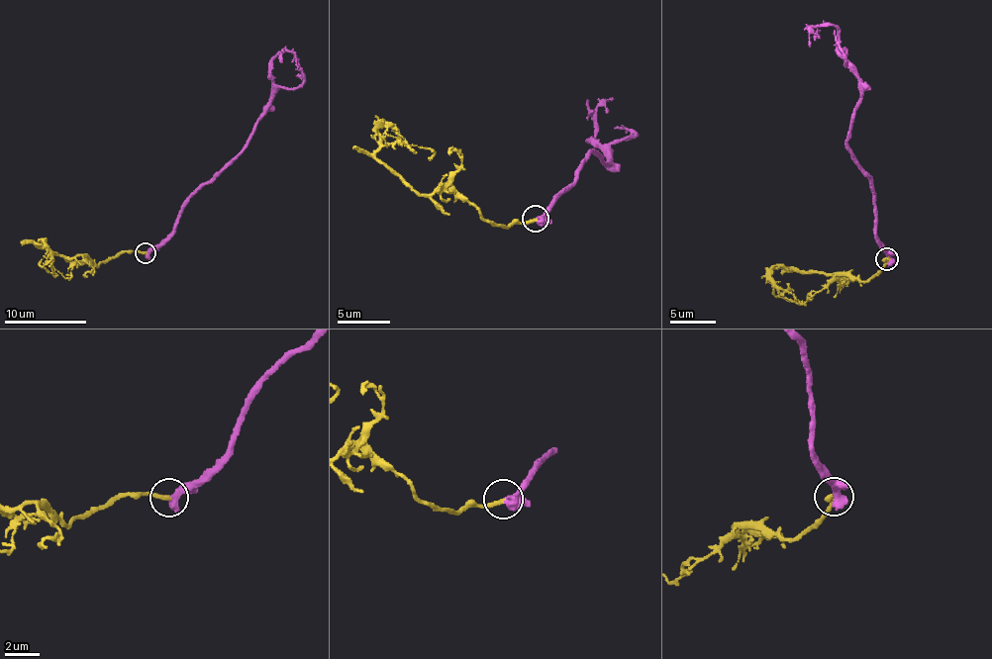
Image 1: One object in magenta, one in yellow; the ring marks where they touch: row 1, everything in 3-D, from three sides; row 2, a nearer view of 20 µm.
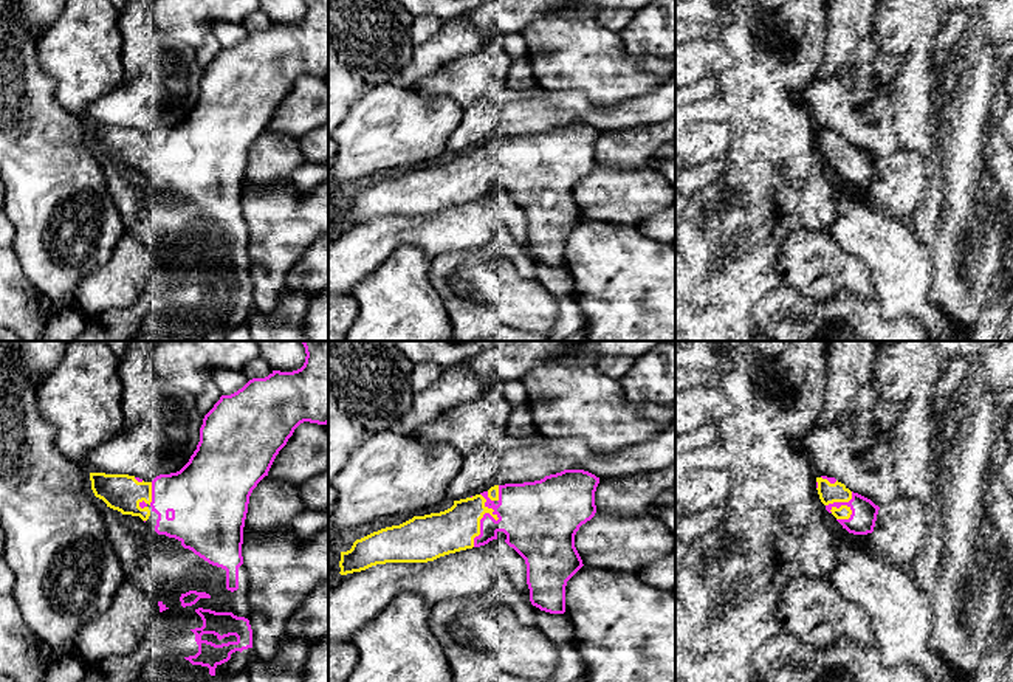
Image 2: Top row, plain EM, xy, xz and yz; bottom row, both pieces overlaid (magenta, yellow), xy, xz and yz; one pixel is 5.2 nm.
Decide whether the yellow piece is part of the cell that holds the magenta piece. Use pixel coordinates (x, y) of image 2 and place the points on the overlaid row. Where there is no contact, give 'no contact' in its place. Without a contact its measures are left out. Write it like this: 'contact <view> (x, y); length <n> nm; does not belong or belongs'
contact xz (484, 516); length 300 nm; does not belong

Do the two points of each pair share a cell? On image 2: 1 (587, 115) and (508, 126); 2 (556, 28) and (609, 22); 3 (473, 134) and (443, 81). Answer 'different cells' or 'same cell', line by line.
1: same cell
2: different cells
3: same cell

